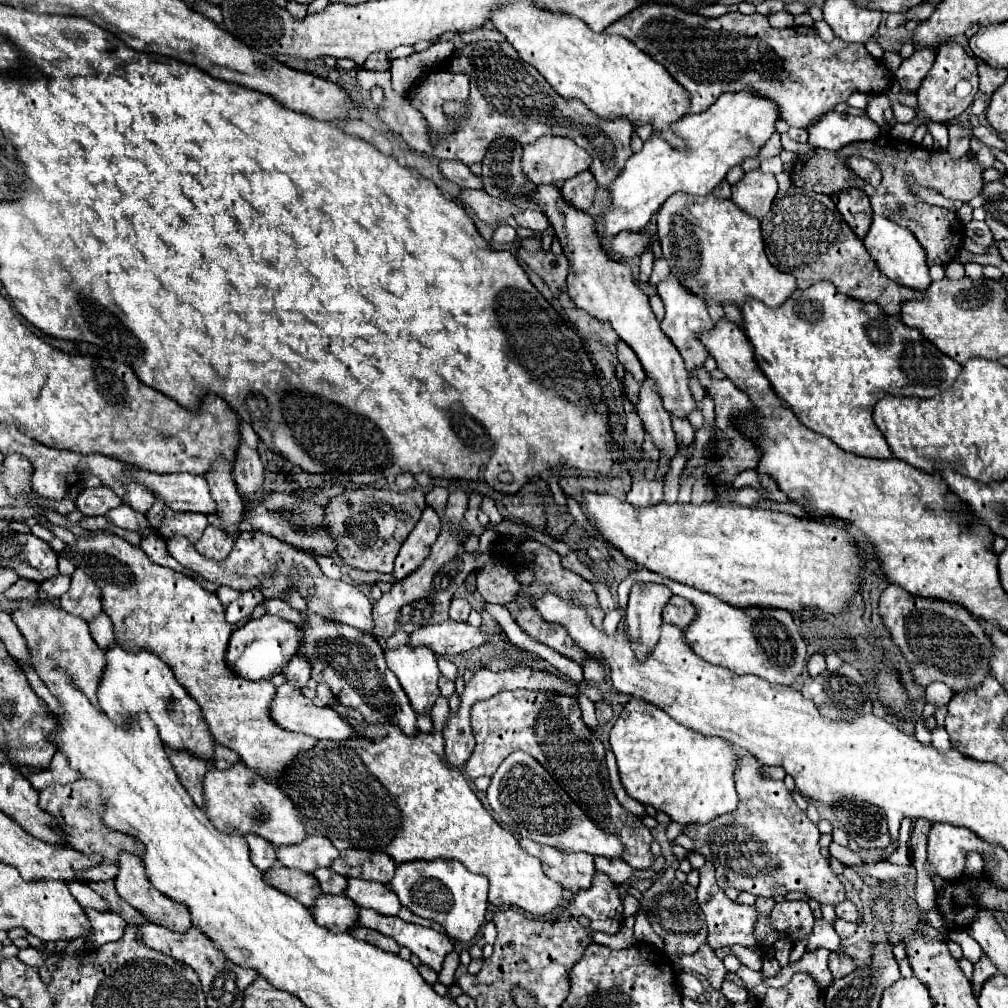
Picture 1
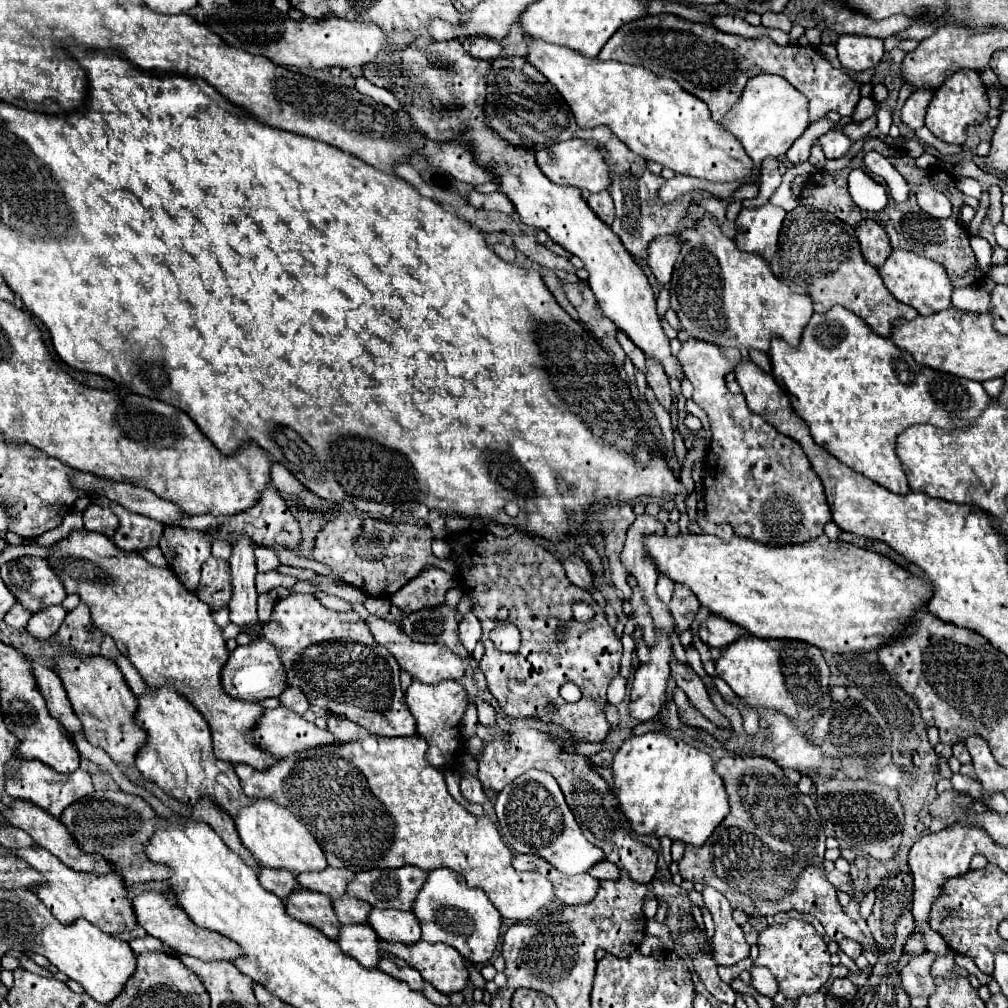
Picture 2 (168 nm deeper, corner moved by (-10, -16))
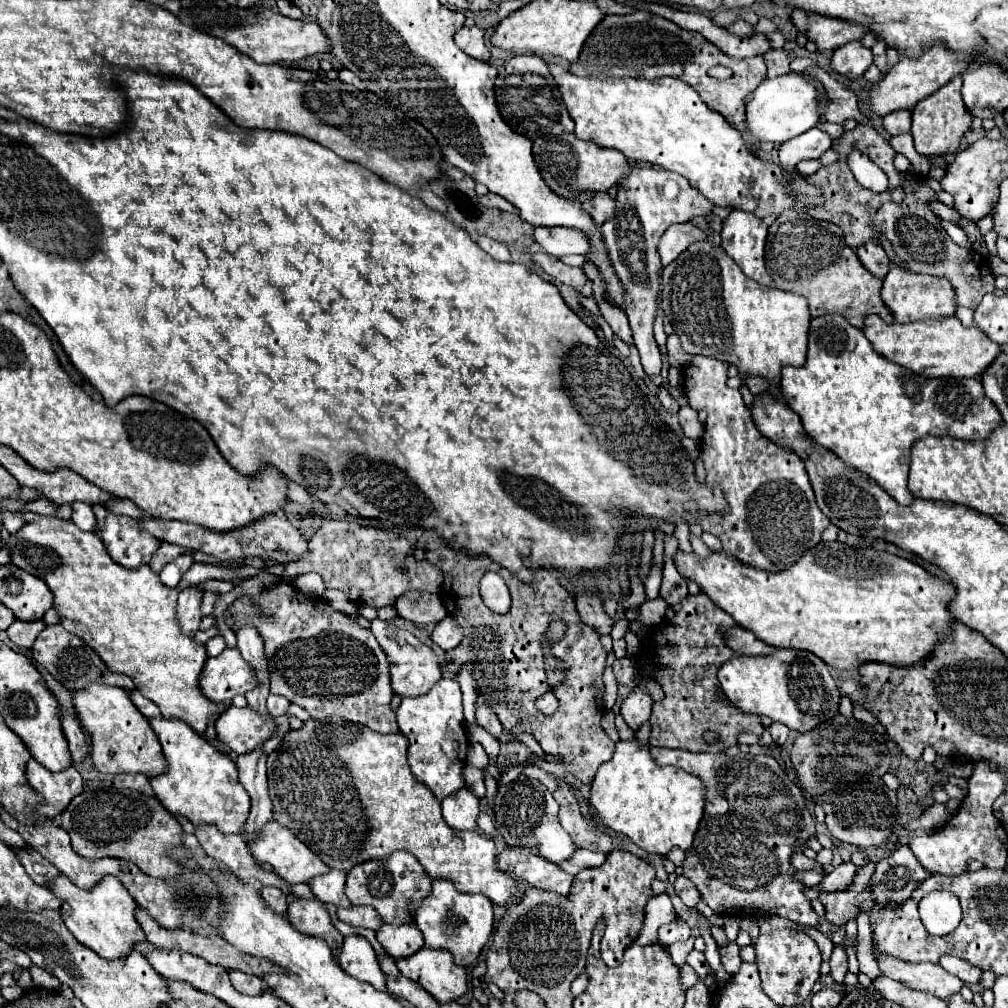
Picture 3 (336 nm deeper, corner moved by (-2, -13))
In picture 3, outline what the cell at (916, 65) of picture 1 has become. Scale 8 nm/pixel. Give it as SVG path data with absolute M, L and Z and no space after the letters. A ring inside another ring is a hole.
M897 111L887 117L883 117L883 129L889 135L903 135L911 129L911 113L909 111Z

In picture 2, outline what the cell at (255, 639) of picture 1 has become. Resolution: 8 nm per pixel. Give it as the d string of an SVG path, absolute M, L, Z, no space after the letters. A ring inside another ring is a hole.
M259 638L257 642L251 642L247 646L237 646L223 668L221 684L225 692L229 692L229 696L247 702L259 702L271 696L279 696L287 688L287 672L283 668L283 662L279 660L279 648L275 648L265 638Z

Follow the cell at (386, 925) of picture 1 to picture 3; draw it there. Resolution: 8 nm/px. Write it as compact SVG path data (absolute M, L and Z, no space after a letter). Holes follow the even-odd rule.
M419 949L415 955L397 959L403 977L419 983L439 1003L457 1001L467 991L467 971L453 963L451 953Z

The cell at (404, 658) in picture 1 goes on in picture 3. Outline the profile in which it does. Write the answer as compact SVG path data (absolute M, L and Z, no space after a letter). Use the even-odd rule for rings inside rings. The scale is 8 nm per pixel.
M441 679L427 695L403 697L397 709L397 725L409 739L407 761L419 783L429 787L439 801L465 787L463 767L469 739L465 733L461 689L455 679Z

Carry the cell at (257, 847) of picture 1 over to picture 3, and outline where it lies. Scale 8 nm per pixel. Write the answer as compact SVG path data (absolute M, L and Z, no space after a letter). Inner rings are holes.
M263 887L261 897L269 909L273 909L279 915L287 915L287 895L281 893L277 887Z

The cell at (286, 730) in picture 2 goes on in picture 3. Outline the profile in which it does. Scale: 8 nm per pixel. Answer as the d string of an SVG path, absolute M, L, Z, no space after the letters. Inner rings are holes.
M231 705L225 713L219 715L215 731L221 743L225 743L233 753L243 755L273 737L277 733L277 727L271 719L259 717L259 713L249 707L239 709Z

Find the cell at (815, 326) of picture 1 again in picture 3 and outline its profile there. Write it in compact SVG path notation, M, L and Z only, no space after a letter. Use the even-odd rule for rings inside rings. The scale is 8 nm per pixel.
M823 315L811 319L807 361L801 369L785 367L781 377L781 397L799 417L813 441L839 455L847 465L857 467L875 479L899 505L911 505L913 495L907 489L907 471L911 447L919 437L955 437L963 441L987 439L1003 417L995 403L983 393L977 379L927 379L879 357L861 329L851 327L841 315Z

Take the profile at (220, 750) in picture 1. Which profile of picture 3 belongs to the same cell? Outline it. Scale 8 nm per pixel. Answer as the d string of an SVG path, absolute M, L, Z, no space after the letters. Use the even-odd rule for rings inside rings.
M331 717L325 721L317 721L317 719L309 719L303 723L301 729L297 731L289 731L295 733L295 741L281 741L281 745L269 755L267 761L267 775L269 775L269 793L271 793L271 801L273 801L273 819L279 821L279 825L291 829L319 859L323 859L331 869L343 869L349 871L355 865L375 859L375 857L387 857L393 851L409 851L413 853L419 863L423 865L423 869L427 871L427 875L431 879L449 879L455 883L455 889L461 893L483 893L487 895L495 905L505 905L509 901L511 895L517 893L517 881L509 875L497 869L497 859L495 859L495 843L491 839L485 839L481 833L477 831L453 831L441 817L441 805L435 797L431 797L431 791L417 783L415 777L411 775L411 769L407 765L407 737L401 733L393 733L393 735L381 735L377 731L367 729L365 725L355 725L351 721L343 721L341 717Z

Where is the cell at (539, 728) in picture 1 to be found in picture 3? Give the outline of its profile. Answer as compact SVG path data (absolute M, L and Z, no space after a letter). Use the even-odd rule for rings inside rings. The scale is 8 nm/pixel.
M561 787L553 793L559 803L559 823L575 841L575 847L611 853L611 849L621 849L621 841L617 837L609 837L599 823L591 825L579 811L579 803L575 793L569 787Z

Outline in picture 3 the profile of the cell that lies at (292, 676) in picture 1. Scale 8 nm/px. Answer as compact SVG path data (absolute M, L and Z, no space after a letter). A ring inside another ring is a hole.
M273 693L267 697L267 709L269 709L271 717L285 715L287 707L289 707L289 701L285 697L279 697L279 695L273 695Z

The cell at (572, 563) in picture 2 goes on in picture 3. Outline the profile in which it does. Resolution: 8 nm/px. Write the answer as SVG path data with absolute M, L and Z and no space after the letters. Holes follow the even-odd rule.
M593 593L577 595L577 613L585 625L591 625L599 635L609 635L613 629L613 621L605 615L599 597Z

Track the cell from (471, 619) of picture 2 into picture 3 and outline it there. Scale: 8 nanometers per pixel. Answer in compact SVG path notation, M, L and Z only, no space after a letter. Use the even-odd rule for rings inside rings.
M447 615L443 621L439 621L431 633L431 641L443 651L457 647L461 643L461 639L463 639L463 631L459 629L457 621L451 615Z

